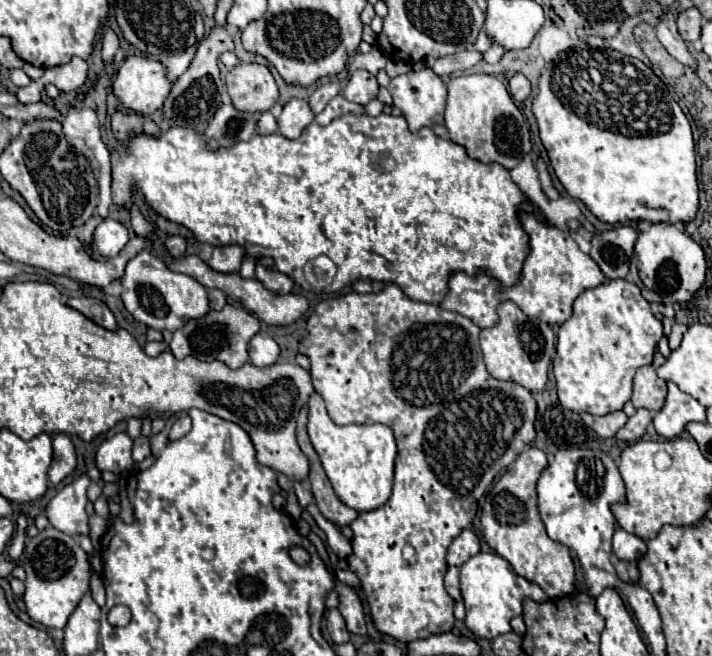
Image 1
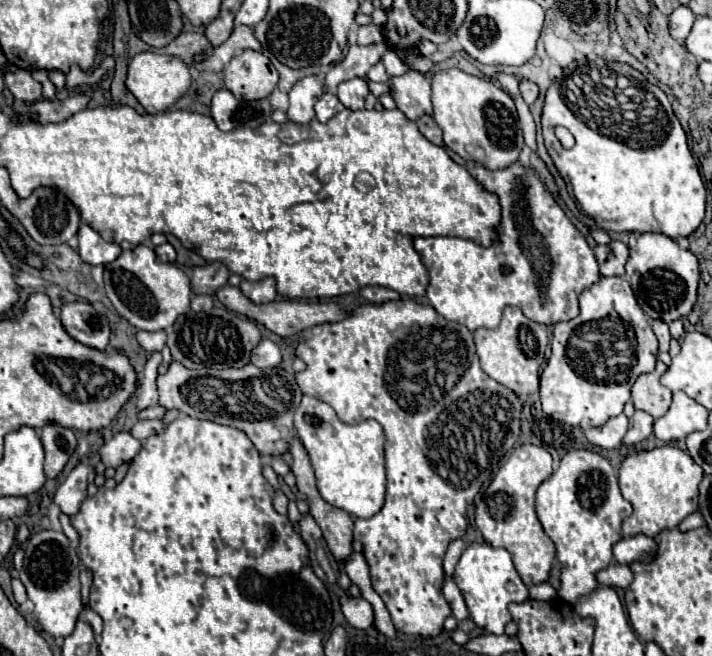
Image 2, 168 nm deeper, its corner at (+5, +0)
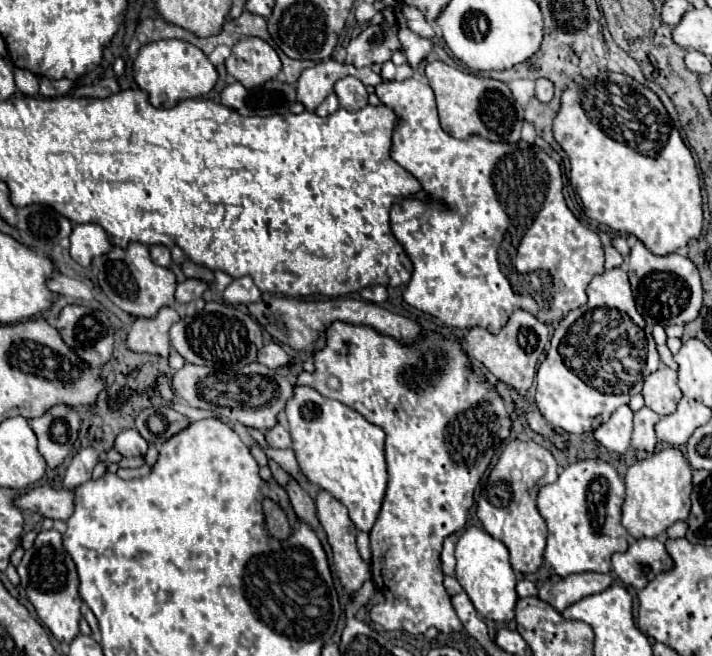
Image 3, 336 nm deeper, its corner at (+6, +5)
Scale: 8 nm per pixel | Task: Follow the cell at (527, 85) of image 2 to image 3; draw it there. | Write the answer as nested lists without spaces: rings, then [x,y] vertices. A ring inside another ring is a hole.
[[[537,79],[535,81],[535,97],[539,101],[551,101],[551,97],[553,97],[553,83],[549,79]]]

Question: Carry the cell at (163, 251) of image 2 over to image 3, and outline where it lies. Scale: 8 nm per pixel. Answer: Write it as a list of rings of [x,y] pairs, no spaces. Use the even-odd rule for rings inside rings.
[[[151,245],[149,251],[151,251],[153,263],[157,263],[161,267],[169,267],[171,265],[171,253],[169,253],[169,249],[165,245]]]

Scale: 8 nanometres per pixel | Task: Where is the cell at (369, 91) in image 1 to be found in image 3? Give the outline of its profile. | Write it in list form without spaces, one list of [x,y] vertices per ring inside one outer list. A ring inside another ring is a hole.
[[[343,77],[335,83],[335,93],[339,97],[339,105],[355,111],[367,105],[367,91],[365,85],[357,77]]]

